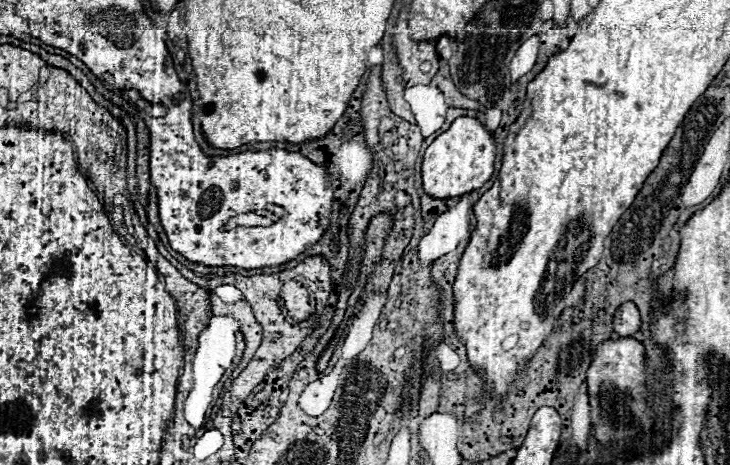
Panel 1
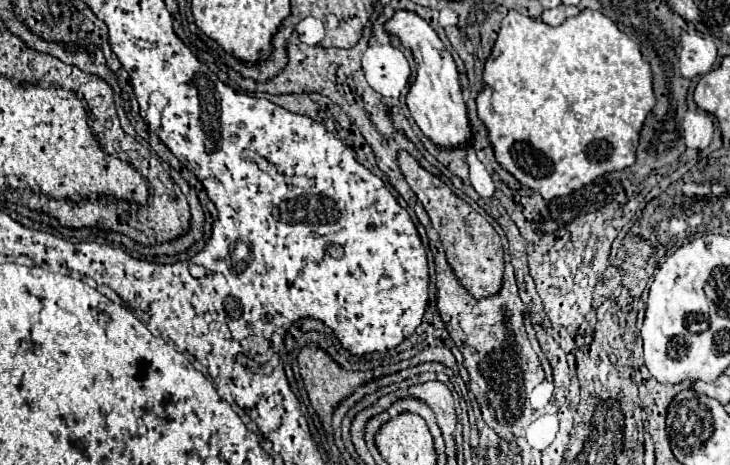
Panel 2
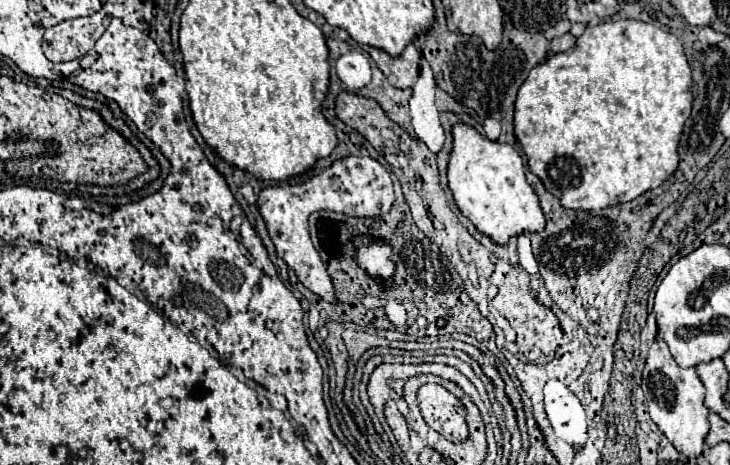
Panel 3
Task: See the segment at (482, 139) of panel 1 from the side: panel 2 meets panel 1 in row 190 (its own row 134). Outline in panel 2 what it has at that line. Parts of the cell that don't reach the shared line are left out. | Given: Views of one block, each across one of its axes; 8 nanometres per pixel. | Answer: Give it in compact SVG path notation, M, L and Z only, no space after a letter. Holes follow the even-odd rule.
M396 10L394 16L384 24L384 30L398 38L404 48L408 48L416 62L416 80L412 82L406 104L410 108L412 118L420 126L420 130L438 146L442 148L456 148L464 146L464 138L472 138L470 122L466 114L466 104L460 94L460 80L458 80L458 68L454 64L452 54L444 48L442 40L434 32L434 28L420 18L414 12L408 10Z

